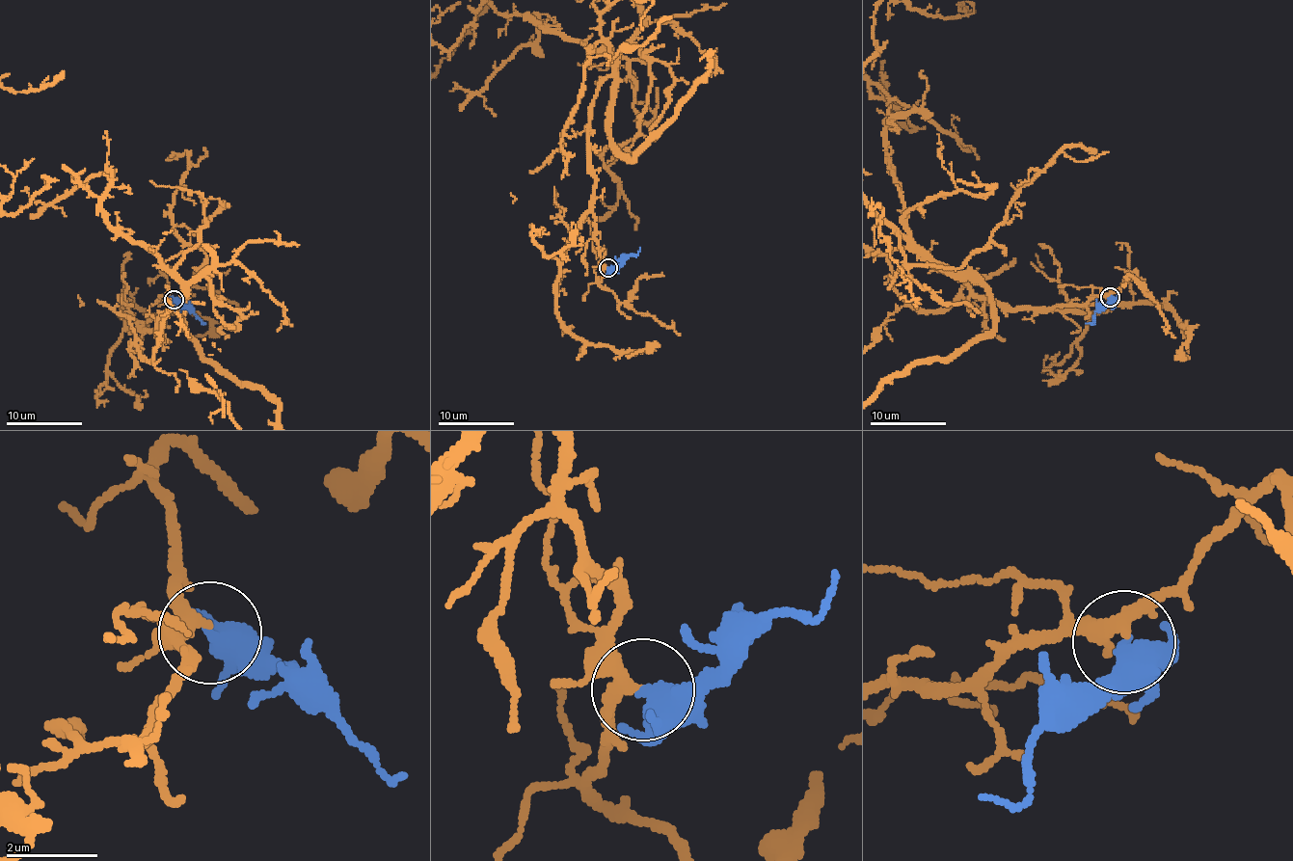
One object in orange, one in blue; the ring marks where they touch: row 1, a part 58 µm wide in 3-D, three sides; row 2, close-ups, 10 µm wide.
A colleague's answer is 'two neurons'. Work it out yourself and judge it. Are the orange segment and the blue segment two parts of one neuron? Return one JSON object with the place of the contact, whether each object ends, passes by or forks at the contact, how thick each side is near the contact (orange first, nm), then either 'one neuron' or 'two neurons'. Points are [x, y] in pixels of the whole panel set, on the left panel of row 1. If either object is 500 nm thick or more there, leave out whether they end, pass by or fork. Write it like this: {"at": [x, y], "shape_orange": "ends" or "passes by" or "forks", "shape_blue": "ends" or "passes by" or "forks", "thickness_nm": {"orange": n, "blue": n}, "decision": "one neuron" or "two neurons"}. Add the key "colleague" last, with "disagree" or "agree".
{"at": [174, 299], "shape_orange": "passes by", "shape_blue": "forks", "thickness_nm": {"orange": 260, "blue": 320}, "decision": "two neurons", "colleague": "agree"}

